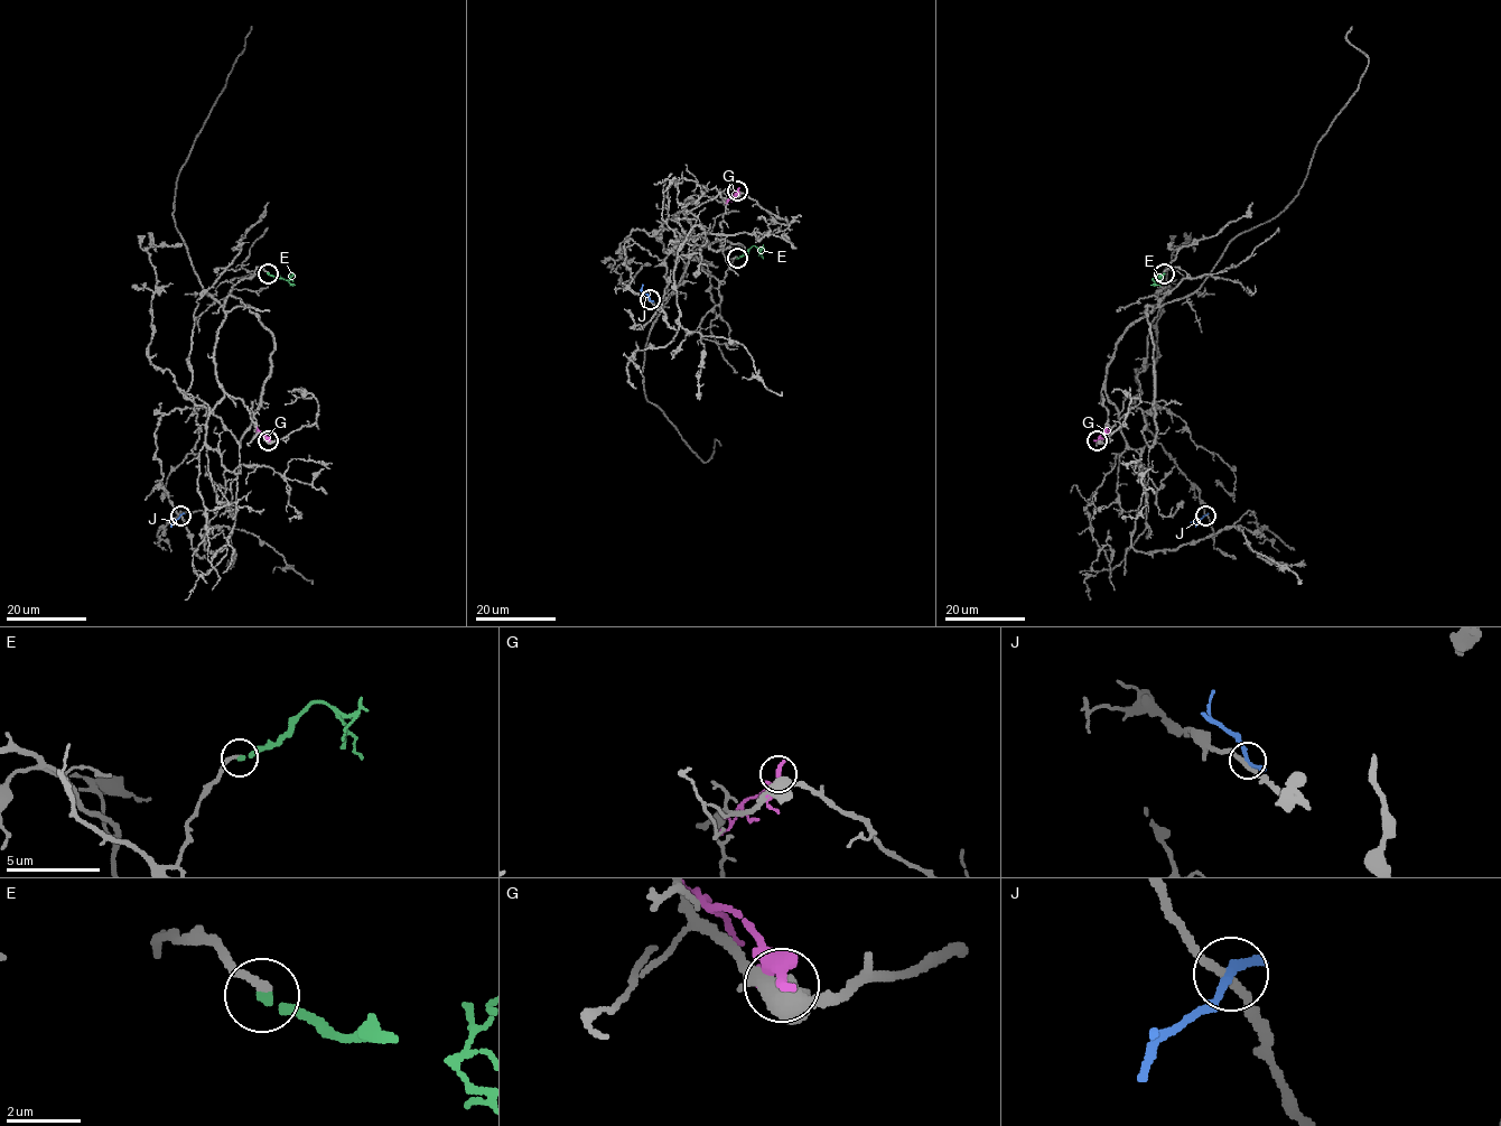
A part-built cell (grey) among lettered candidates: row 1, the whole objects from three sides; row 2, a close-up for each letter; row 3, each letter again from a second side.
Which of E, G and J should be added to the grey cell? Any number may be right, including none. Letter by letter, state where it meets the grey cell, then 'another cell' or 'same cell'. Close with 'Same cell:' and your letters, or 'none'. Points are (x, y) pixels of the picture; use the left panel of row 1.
E: meets grey at (268, 273); another cell
G: meets grey at (268, 440); another cell
J: meets grey at (180, 515); another cell
Same cell: none

